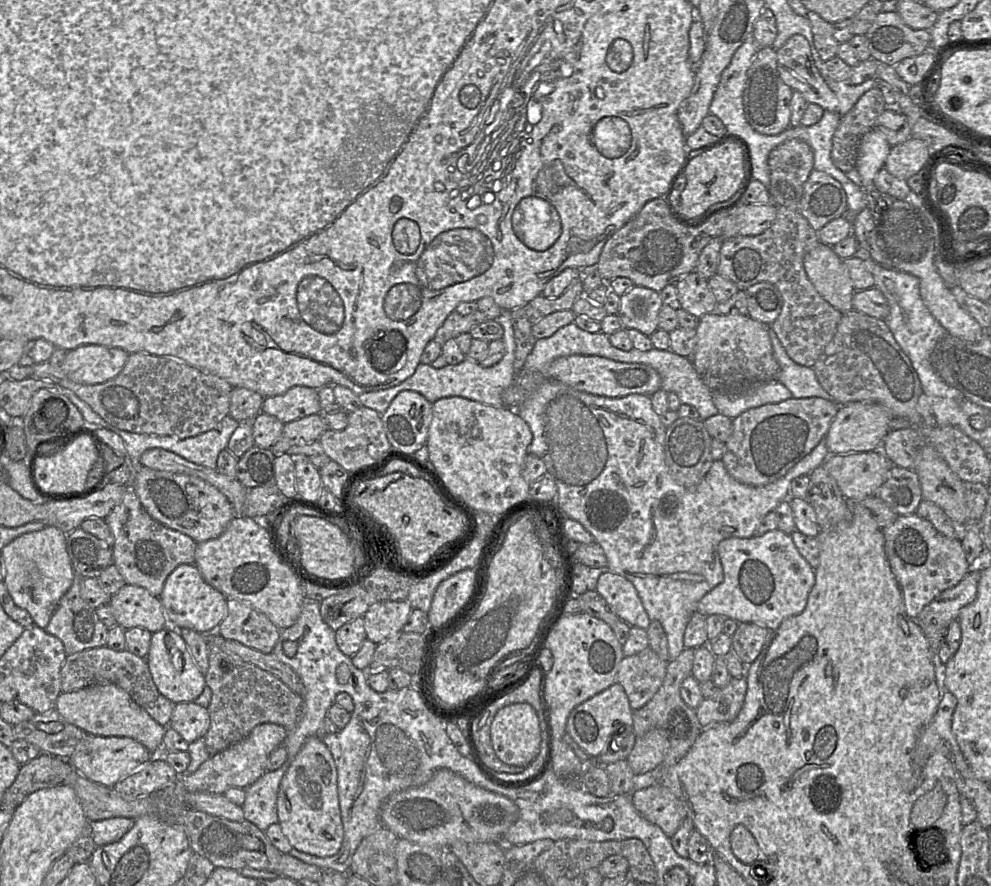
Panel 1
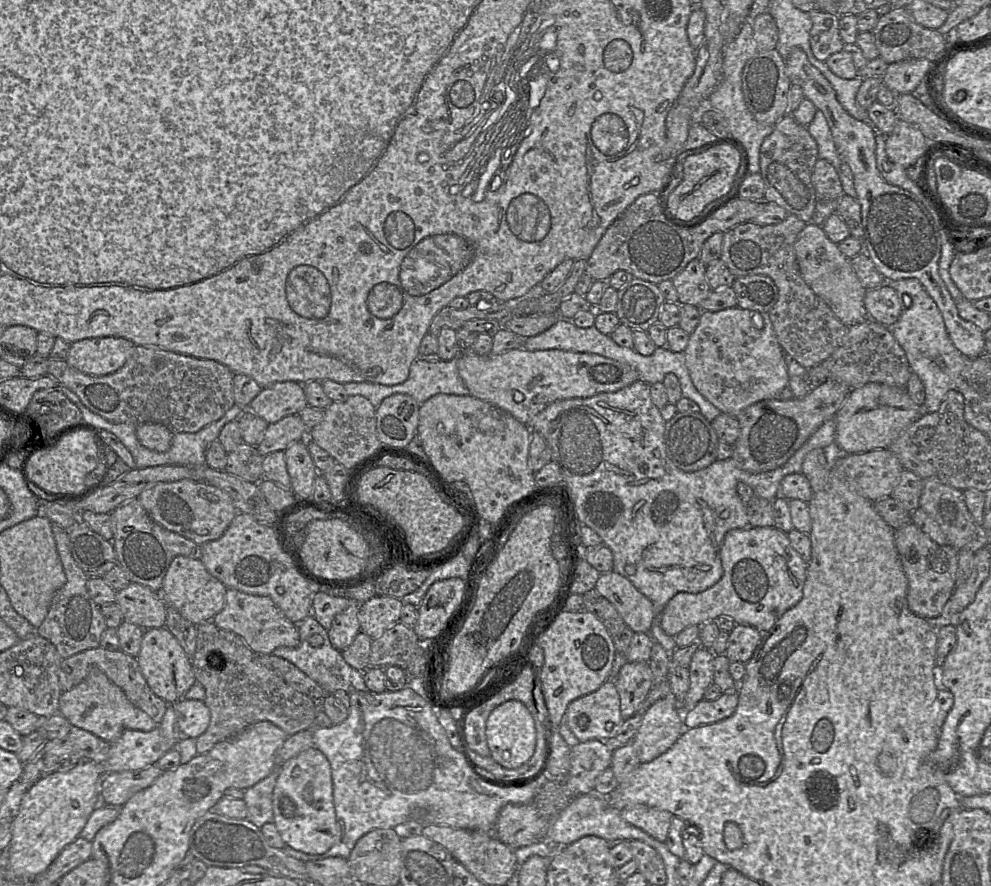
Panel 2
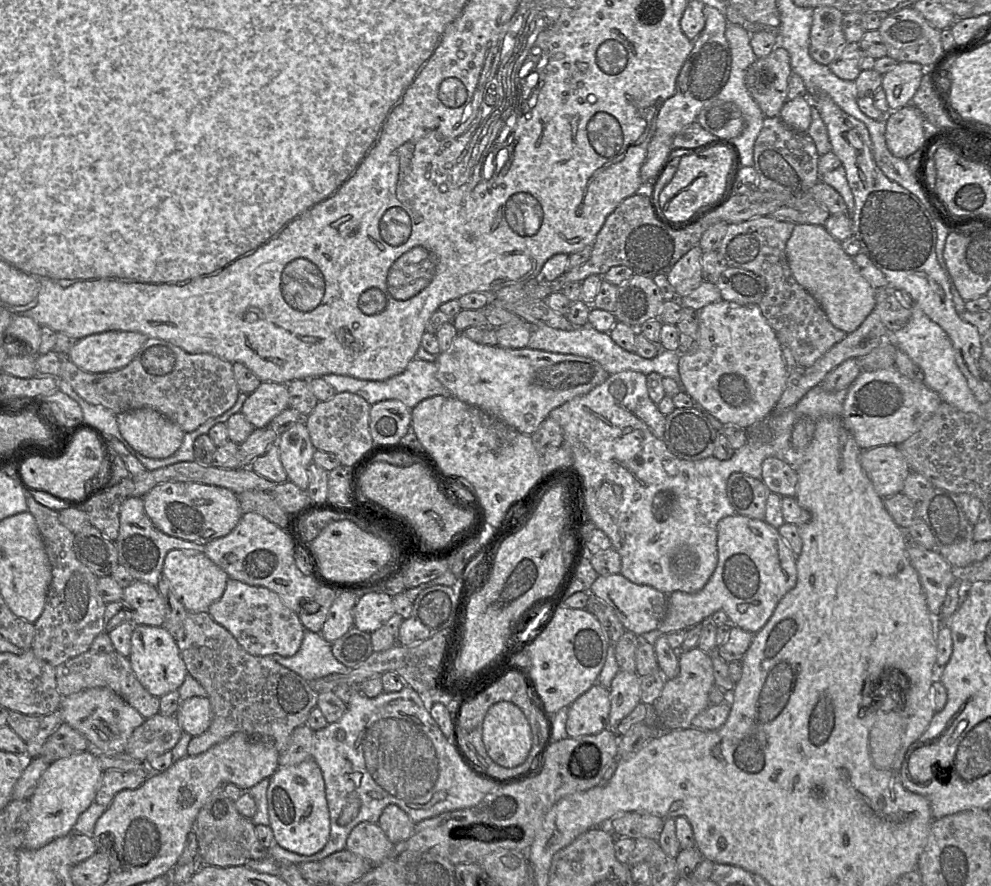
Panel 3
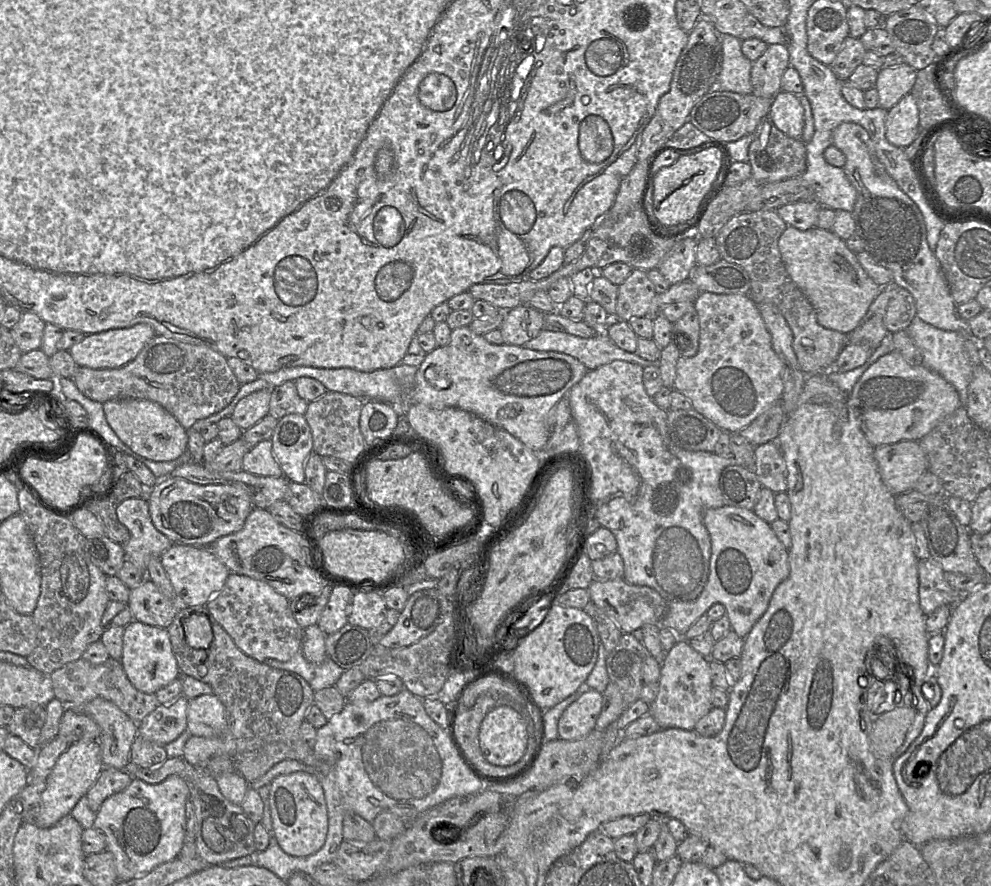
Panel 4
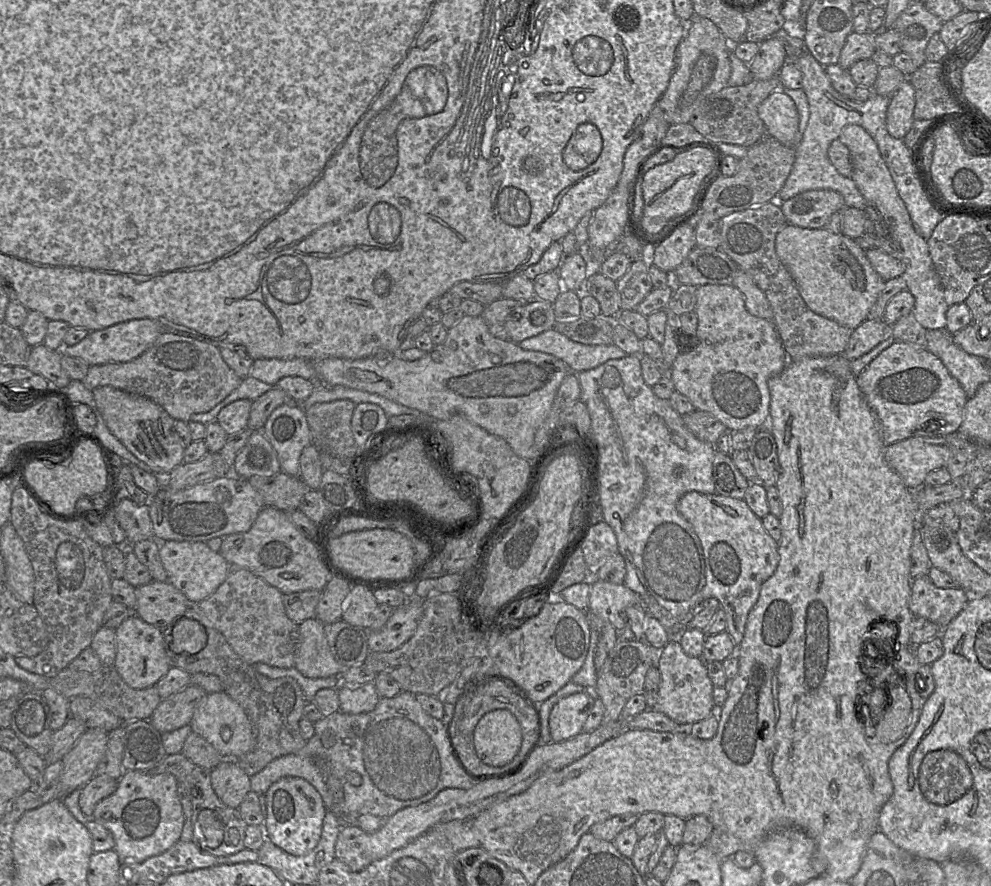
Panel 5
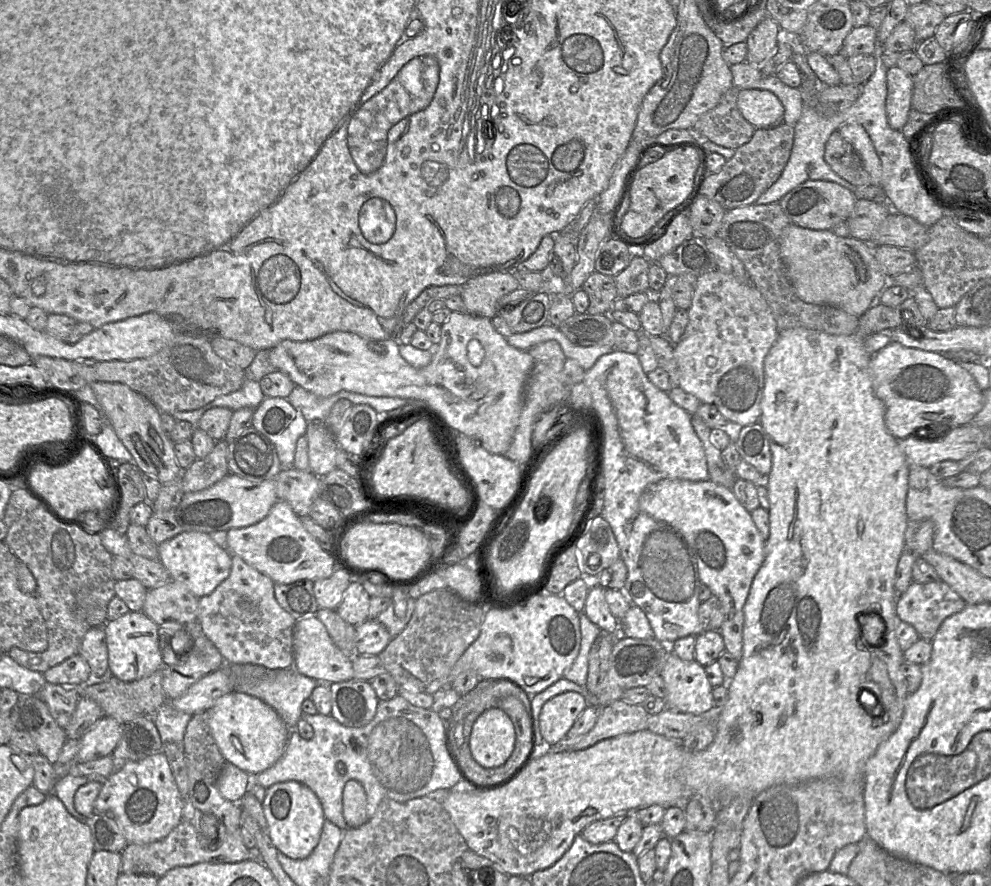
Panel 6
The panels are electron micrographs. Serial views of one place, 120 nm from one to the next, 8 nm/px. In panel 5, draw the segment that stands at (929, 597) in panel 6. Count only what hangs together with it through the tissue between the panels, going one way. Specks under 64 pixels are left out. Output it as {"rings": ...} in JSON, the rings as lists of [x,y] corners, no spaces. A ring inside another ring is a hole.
{"rings":[[[927,575],[912,580],[909,609],[915,618],[924,618],[944,629],[966,606],[968,594],[959,588],[938,588]]]}

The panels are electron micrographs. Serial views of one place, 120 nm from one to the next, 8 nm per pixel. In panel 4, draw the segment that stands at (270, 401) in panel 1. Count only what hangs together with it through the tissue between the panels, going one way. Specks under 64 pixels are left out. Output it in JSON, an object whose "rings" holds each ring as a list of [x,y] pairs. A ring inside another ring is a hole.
{"rings":[[[265,388],[242,398],[235,406],[231,419],[245,431],[269,414],[271,388]]]}

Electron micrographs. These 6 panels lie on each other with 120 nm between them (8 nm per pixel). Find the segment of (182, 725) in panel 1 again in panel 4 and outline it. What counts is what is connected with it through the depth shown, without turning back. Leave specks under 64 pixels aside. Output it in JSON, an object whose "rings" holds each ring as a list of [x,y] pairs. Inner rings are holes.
{"rings":[[[214,693],[189,700],[187,730],[191,735],[219,737],[226,733],[228,724],[227,711]]]}

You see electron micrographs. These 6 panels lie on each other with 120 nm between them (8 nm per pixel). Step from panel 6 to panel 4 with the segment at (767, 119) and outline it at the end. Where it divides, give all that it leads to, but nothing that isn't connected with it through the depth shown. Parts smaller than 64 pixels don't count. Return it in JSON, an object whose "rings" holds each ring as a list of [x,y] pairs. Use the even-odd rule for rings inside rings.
{"rings":[[[779,91],[772,98],[768,116],[785,135],[801,139],[804,129],[804,109],[796,95]]]}

